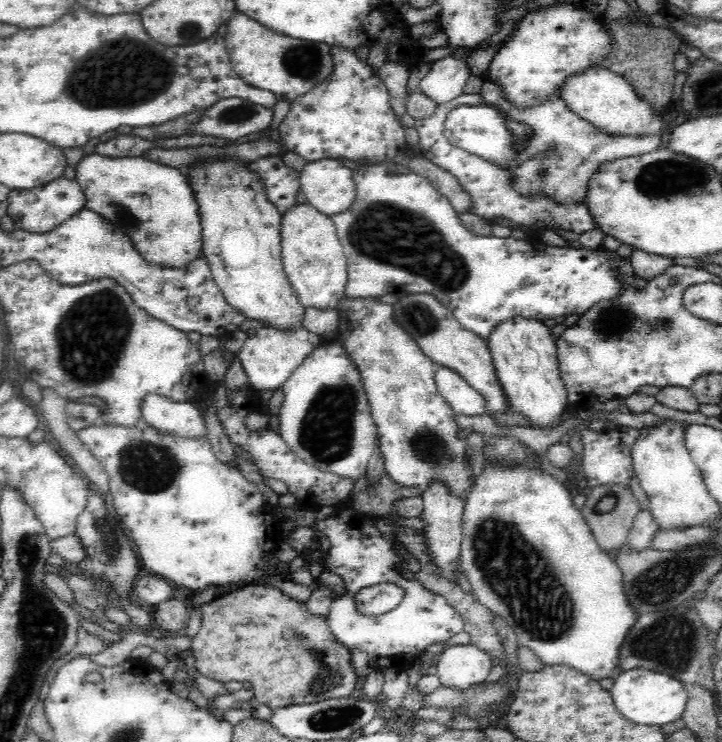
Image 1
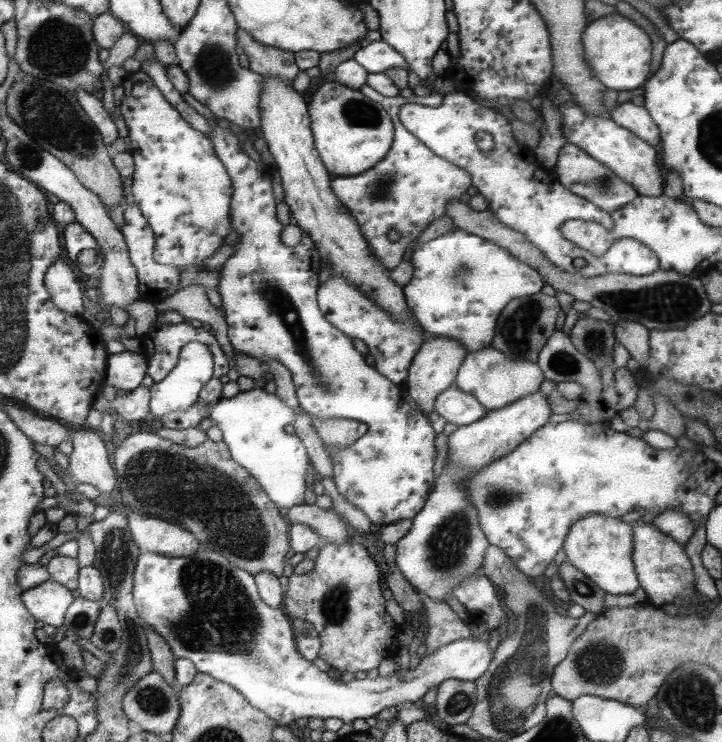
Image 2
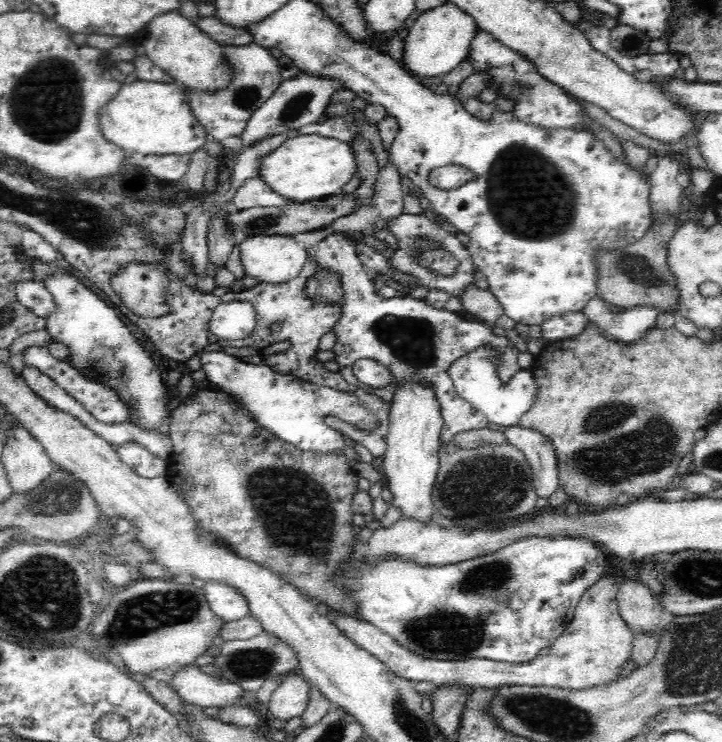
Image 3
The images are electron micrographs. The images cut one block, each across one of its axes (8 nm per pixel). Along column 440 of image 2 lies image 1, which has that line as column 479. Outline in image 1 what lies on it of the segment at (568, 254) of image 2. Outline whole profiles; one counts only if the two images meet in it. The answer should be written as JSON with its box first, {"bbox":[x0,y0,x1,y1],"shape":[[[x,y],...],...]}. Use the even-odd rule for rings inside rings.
{"bbox":[444,80,662,204],"shape":[[[484,80],[480,96],[486,102],[486,106],[454,106],[450,116],[446,116],[444,136],[450,144],[474,156],[508,166],[508,170],[516,174],[518,192],[522,192],[524,196],[548,194],[546,198],[554,200],[556,204],[586,204],[588,178],[596,172],[600,164],[606,164],[616,158],[642,156],[646,152],[656,150],[662,142],[658,134],[630,136],[606,132],[572,112],[560,96],[550,96],[548,100],[542,100],[526,110],[518,110],[506,98],[504,88],[496,80]],[[506,120],[524,122],[530,128],[530,142],[524,142],[524,146],[512,144],[512,134],[506,128]]]}

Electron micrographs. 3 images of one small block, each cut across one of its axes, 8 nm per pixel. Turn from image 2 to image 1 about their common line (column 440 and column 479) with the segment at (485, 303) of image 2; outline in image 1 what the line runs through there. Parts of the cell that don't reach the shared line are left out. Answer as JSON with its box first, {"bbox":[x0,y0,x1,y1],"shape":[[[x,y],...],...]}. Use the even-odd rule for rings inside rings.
{"bbox":[332,160,628,342],"shape":[[[392,160],[390,162],[380,162],[374,166],[362,166],[362,170],[354,172],[354,182],[356,182],[356,200],[350,206],[348,212],[342,212],[338,216],[332,218],[336,232],[338,232],[338,240],[344,248],[344,256],[348,260],[348,282],[346,282],[346,296],[348,298],[380,298],[384,294],[396,294],[396,296],[408,296],[408,294],[428,294],[434,296],[444,308],[448,308],[452,312],[452,316],[472,334],[478,334],[482,340],[488,342],[488,336],[492,334],[492,330],[500,324],[506,322],[508,318],[514,318],[516,314],[524,314],[528,318],[538,318],[538,322],[546,322],[546,320],[564,320],[572,314],[580,314],[580,318],[588,312],[588,308],[592,308],[596,302],[606,300],[606,298],[614,298],[622,292],[622,284],[616,274],[618,270],[612,268],[612,262],[620,262],[620,260],[628,260],[628,258],[620,258],[616,252],[596,252],[596,250],[588,250],[588,248],[550,248],[546,244],[530,244],[524,240],[514,240],[514,238],[496,238],[496,236],[474,236],[474,232],[468,234],[466,226],[462,226],[462,218],[458,218],[458,210],[454,210],[454,206],[450,206],[450,202],[430,184],[430,180],[422,178],[420,174],[408,170],[402,170],[404,166],[396,166]]]}

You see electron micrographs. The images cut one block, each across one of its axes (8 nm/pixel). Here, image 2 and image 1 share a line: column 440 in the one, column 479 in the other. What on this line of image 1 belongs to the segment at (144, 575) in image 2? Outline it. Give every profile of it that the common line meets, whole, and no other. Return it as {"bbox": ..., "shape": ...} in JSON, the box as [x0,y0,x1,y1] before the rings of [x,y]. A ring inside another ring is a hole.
{"bbox":[438,644,492,692],"shape":[[[474,644],[452,646],[438,660],[440,684],[456,692],[472,692],[490,676],[492,658]]]}

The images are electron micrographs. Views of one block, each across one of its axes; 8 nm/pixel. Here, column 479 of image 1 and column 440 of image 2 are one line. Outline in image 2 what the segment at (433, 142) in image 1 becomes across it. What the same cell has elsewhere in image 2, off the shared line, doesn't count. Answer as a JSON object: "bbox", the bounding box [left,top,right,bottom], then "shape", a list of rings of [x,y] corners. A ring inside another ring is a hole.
{"bbox":[329,84,473,270],"shape":[[[363,84],[361,92],[369,100],[379,102],[391,116],[395,126],[393,146],[379,164],[361,172],[361,176],[335,178],[329,188],[333,190],[333,196],[341,200],[341,206],[345,206],[349,216],[357,220],[357,228],[363,232],[363,240],[371,250],[369,256],[373,256],[373,260],[383,266],[383,270],[393,270],[397,268],[397,264],[401,264],[401,258],[407,246],[415,240],[415,236],[419,236],[433,220],[445,216],[445,204],[451,200],[461,200],[461,196],[465,196],[469,186],[473,186],[473,178],[463,168],[447,162],[425,144],[421,144],[421,140],[403,124],[401,114],[407,104],[425,104],[427,108],[439,108],[443,100],[441,94],[431,92],[429,96],[415,96],[411,92],[405,92],[387,98],[367,84]],[[391,230],[399,234],[397,242],[389,242],[387,232]]]}

